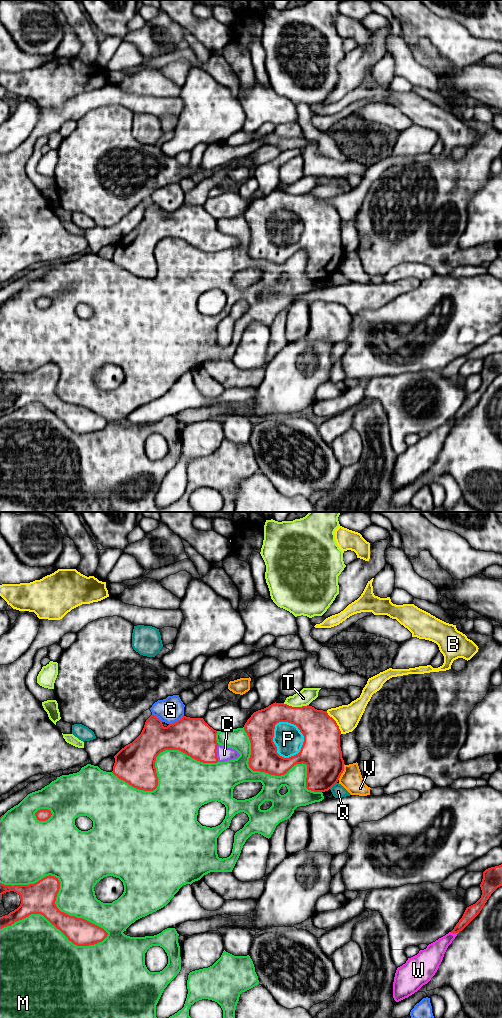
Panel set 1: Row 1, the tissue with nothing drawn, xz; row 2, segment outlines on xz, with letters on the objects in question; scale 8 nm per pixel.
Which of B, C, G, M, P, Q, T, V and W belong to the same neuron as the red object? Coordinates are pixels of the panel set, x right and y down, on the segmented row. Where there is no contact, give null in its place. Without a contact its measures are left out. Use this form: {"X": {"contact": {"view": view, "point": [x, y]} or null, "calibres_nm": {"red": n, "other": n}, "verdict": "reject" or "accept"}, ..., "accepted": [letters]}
{"B": {"contact": {"view": "xz", "point": [335, 722]}, "calibres_nm": {"red": 300, "other": 200}, "verdict": "reject"}, "C": {"contact": {"view": "xz", "point": [216, 753]}, "calibres_nm": {"red": 300, "other": 110}, "verdict": "accept"}, "G": {"contact": {"view": "xz", "point": [177, 721]}, "calibres_nm": {"red": 300, "other": 200}, "verdict": "reject"}, "M": {"contact": {"view": "xz", "point": [58, 890]}, "calibres_nm": {"red": 260, "other": 380}, "verdict": "reject"}, "P": {"contact": {"view": "xz", "point": [300, 731]}, "calibres_nm": {"red": 320, "other": 220}, "verdict": "accept"}, "Q": {"contact": {"view": "xz", "point": [333, 785]}, "calibres_nm": {"red": 300, "other": 110}, "verdict": "reject"}, "T": {"contact": {"view": "xz", "point": [296, 707]}, "calibres_nm": {"red": 280, "other": 130}, "verdict": "reject"}, "V": {"contact": {"view": "xz", "point": [342, 772]}, "calibres_nm": {"red": 320, "other": 180}, "verdict": "reject"}, "W": {"contact": {"view": "xz", "point": [454, 932]}, "calibres_nm": {"red": 100, "other": 160}, "verdict": "reject"}, "accepted": ["C", "P"]}

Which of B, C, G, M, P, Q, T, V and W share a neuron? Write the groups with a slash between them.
B / C P / G / M / Q / T / V / W

